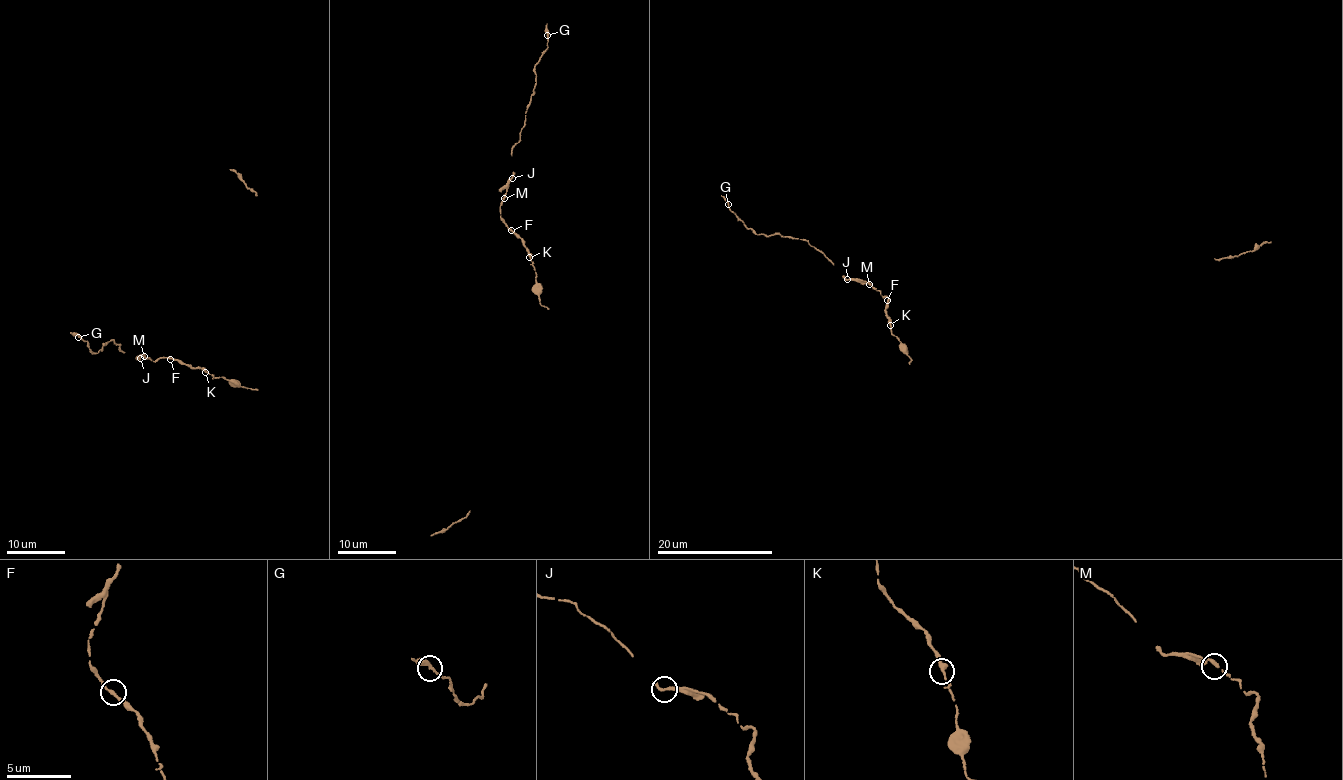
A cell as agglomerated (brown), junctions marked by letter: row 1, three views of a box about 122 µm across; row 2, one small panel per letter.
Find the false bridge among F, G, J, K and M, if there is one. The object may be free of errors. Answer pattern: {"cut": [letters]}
{"cut": []}

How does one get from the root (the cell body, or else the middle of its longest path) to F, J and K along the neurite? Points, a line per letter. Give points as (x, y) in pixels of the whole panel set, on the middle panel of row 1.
F: (541, 306), (535, 272), (527, 251), (511, 230)
J: (541, 306), (535, 272), (527, 251), (520, 238), (508, 229), (500, 213), (505, 185), (512, 178)
K: (541, 306), (535, 272), (529, 257)

